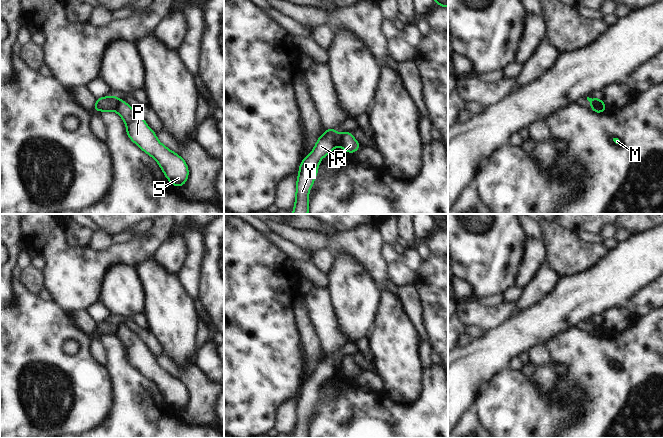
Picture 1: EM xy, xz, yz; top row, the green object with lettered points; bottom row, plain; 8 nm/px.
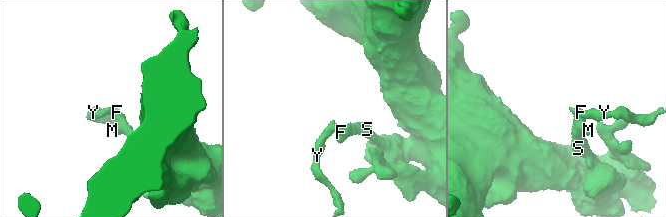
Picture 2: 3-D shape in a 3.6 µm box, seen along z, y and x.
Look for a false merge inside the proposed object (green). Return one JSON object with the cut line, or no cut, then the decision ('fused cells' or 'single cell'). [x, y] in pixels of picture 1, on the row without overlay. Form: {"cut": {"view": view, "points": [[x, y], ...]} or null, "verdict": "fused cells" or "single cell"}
{"cut": {"view": "yz", "points": [[598, 322], [598, 326], [591, 331]]}, "verdict": "fused cells"}

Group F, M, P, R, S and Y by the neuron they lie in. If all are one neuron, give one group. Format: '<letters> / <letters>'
F M P S / R Y

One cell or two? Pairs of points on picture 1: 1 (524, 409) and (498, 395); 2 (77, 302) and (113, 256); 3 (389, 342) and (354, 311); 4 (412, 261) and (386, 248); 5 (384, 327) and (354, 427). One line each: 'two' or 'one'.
1: one
2: one
3: two
4: one
5: two

